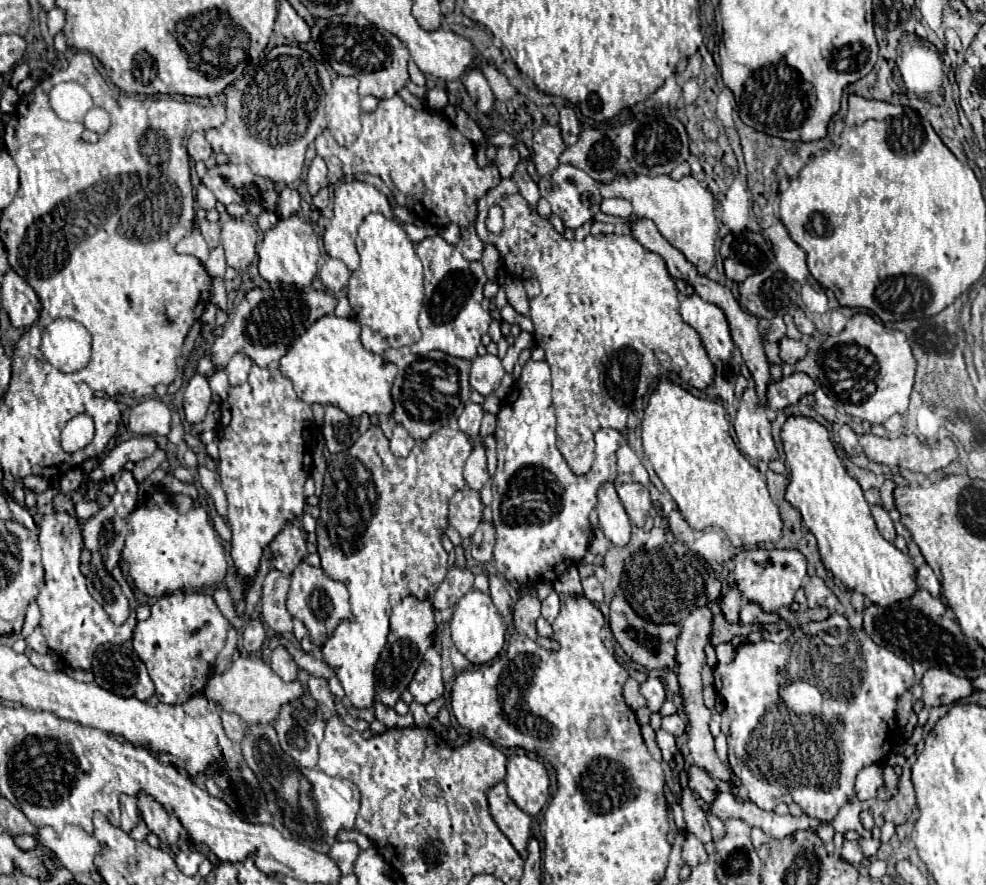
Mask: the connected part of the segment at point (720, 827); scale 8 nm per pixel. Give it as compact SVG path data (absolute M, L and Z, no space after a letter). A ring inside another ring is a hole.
M708 816L708 822L710 822L710 828L712 828L712 842L716 844L718 840L722 840L724 838L724 824L722 824L722 820L718 818L718 816Z

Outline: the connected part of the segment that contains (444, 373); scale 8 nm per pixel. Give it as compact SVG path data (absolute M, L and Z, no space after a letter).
M408 346L398 350L386 350L382 354L384 362L392 362L398 368L394 386L392 386L392 420L402 424L412 438L426 440L432 432L442 426L448 426L448 420L458 418L464 410L464 404L470 398L468 382L468 360L450 358L442 352L430 352L426 356L412 354Z

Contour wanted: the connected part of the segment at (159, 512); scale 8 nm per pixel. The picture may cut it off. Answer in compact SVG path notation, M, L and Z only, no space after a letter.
M159 487L146 504L140 504L128 516L128 534L122 548L122 558L128 572L140 592L150 598L174 594L178 590L200 590L204 586L216 586L226 576L226 556L214 526L210 526L204 508L190 508L186 514L178 514L171 496Z

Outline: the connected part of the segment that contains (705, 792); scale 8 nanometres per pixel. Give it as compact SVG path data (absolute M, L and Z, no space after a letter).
M692 766L688 770L688 786L700 794L700 798L706 802L706 804L712 804L718 796L718 786L714 782L714 778L706 772L706 770L700 770L698 766Z

